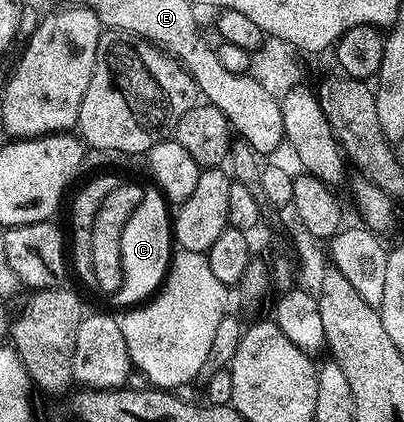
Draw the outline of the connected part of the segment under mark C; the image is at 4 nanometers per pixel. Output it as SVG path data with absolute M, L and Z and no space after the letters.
M154 186L144 187L141 203L137 210L133 210L129 222L125 222L125 234L121 234L123 281L113 294L116 309L126 310L132 306L142 305L163 285L173 255L173 216L167 211L169 205L163 193Z

